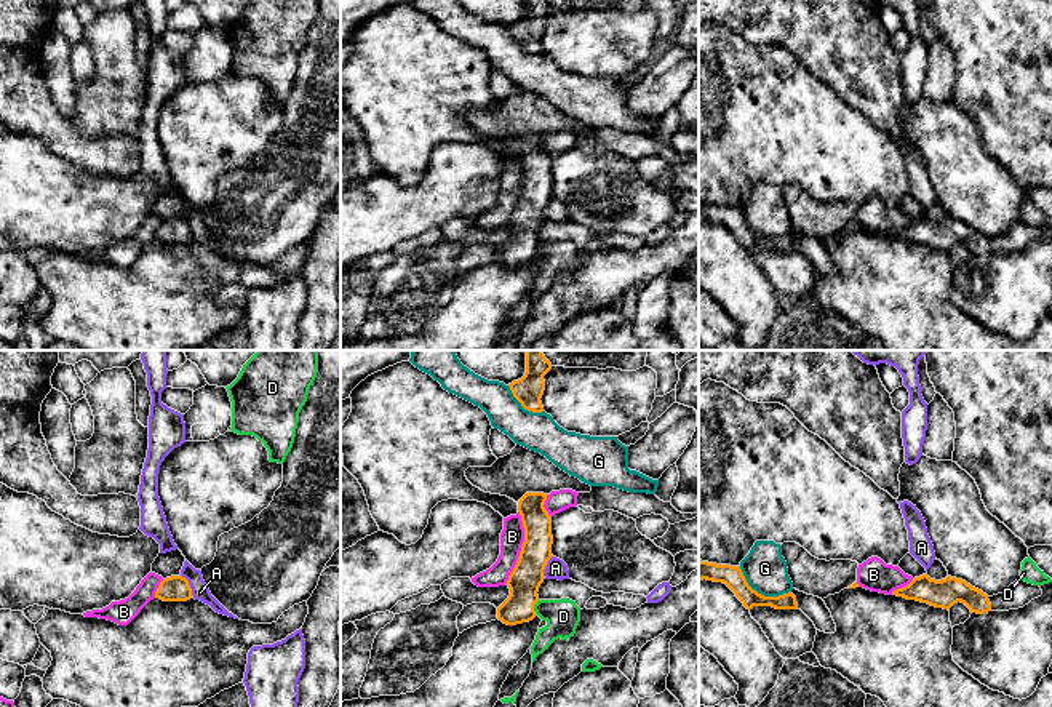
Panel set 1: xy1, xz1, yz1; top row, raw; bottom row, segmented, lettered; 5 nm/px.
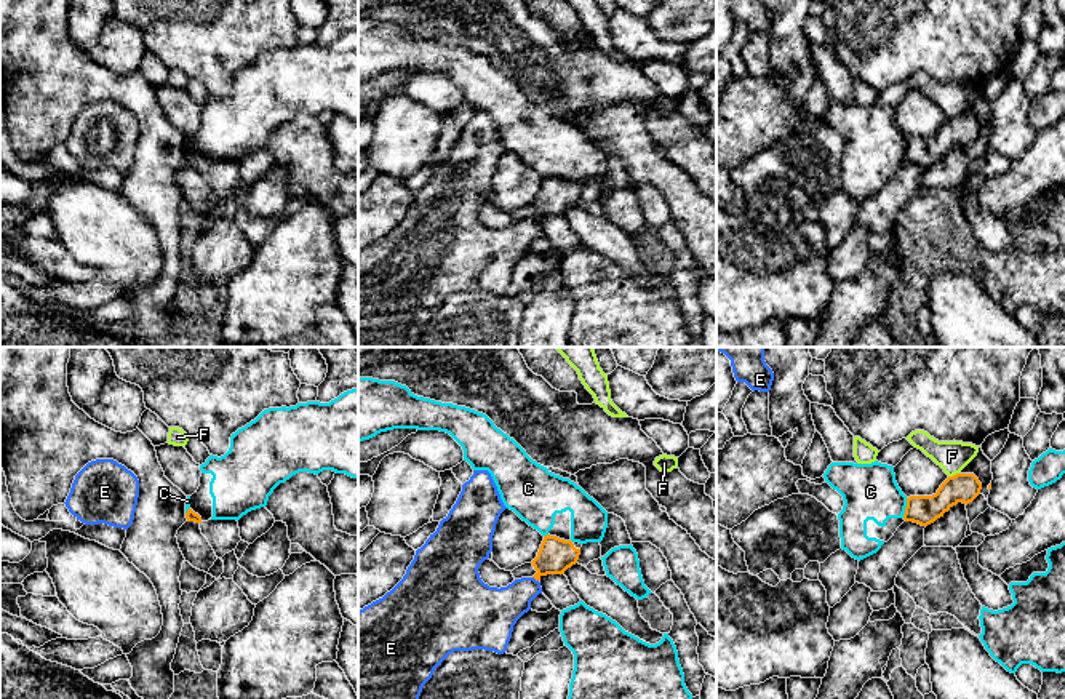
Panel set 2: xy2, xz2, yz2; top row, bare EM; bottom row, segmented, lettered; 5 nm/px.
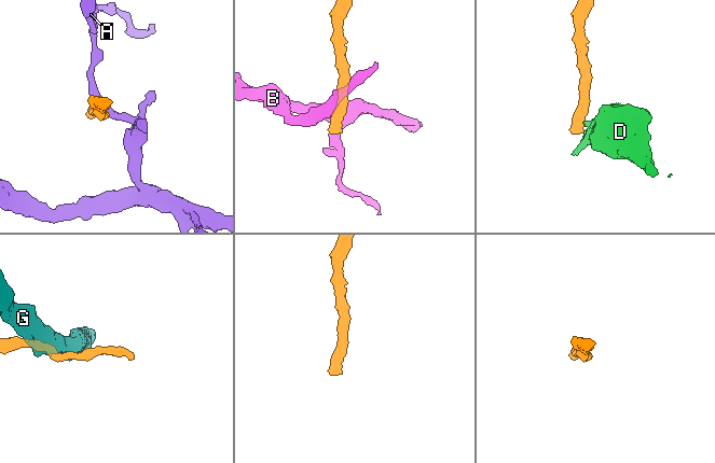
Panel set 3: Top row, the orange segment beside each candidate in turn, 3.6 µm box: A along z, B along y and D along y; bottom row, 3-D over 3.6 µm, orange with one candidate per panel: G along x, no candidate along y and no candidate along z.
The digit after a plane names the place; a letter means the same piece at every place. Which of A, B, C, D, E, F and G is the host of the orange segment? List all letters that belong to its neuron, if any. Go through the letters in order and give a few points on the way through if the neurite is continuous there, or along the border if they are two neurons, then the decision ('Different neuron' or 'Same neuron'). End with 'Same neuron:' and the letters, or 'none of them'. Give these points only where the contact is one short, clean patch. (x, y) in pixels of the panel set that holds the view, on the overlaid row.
A: Boundary: xy1 (181, 575), (194, 597). Different neuron
B: Different neuron
C: Different neuron
D: Boundary: xz1 (539, 600), (534, 605), (534, 613). Different neuron
E: Boundary: xz2 (533, 576), (538, 581). Different neuron
F: Boundary: yz2 (958, 472), (949, 477). Different neuron
G: Different neuron
Same neuron: none of them

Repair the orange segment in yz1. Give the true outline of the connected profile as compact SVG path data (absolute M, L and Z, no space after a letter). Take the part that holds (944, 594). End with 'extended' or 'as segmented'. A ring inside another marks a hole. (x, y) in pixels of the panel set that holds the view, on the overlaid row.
M927 574L915 577L908 585L897 589L892 595L916 600L935 608L950 609L954 603L964 603L970 613L983 614L988 611L1009 611L1028 605L1042 595L1039 585L1015 581L1002 593L988 597L962 579L946 576L942 581L930 579Z; extended

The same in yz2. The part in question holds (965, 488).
M956 473L948 477L932 496L910 496L903 513L905 521L921 526L934 523L958 502L972 502L982 489L974 473Z; as segmented

